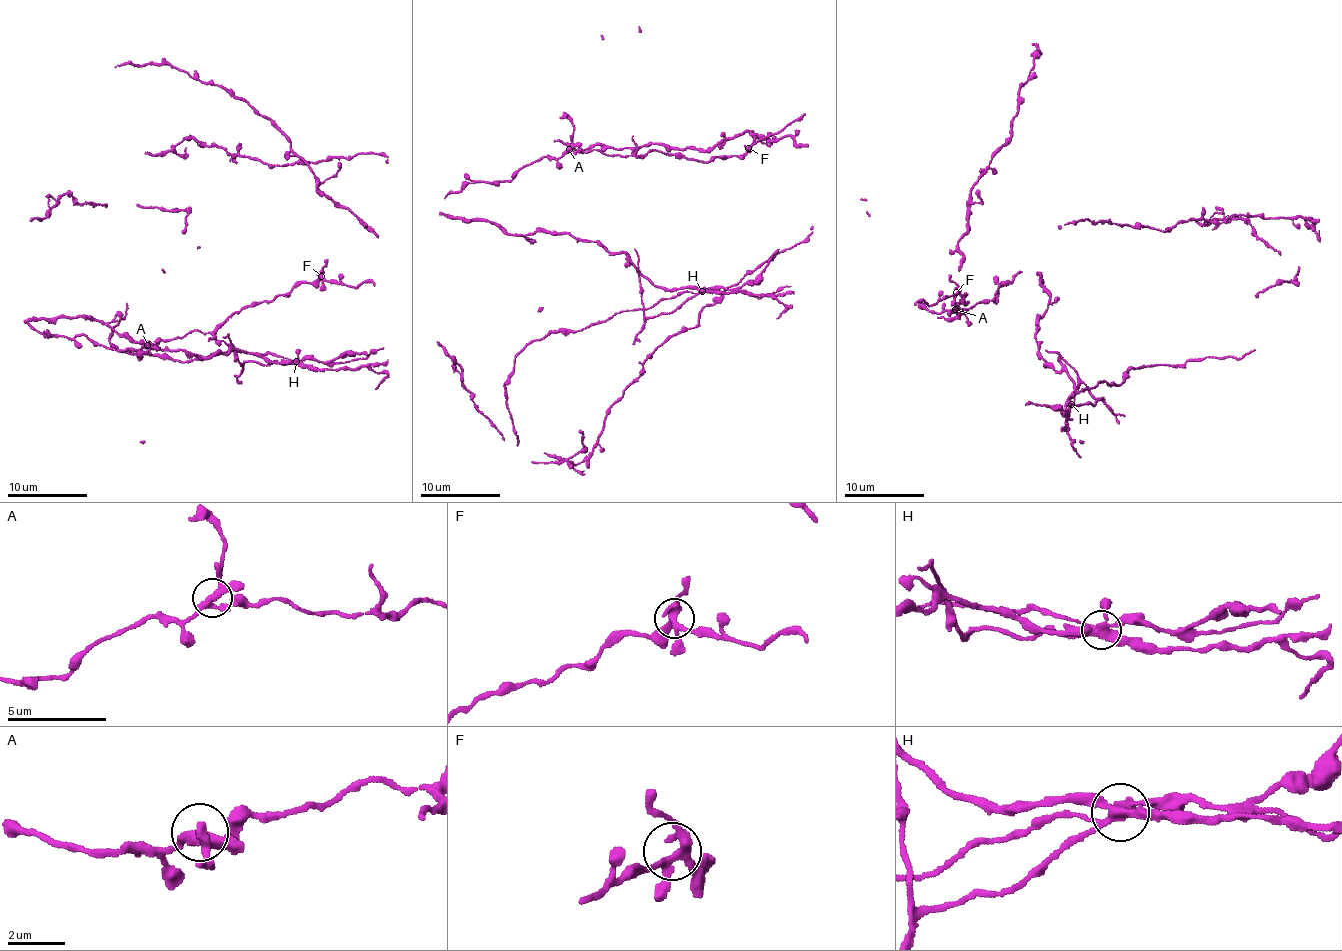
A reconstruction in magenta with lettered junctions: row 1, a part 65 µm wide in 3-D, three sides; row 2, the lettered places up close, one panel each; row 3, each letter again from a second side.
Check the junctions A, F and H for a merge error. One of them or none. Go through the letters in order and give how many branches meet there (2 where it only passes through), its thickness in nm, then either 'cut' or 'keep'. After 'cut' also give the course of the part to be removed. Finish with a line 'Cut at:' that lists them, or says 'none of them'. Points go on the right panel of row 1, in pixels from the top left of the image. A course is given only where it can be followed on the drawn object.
A: branches 5; calibre 320 nm; keep
F: branches 4; calibre 320 nm; keep
H: branches 6; calibre 320 nm; cut; course (1070, 404), (1075, 400), (1074, 395), (1101, 381), (1118, 385), (1130, 368), (1226, 356), (1240, 359), (1256, 350)
Cut at: H

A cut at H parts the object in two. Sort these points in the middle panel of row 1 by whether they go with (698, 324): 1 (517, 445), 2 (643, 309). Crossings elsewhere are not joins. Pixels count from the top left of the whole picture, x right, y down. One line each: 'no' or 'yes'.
1: no
2: no

